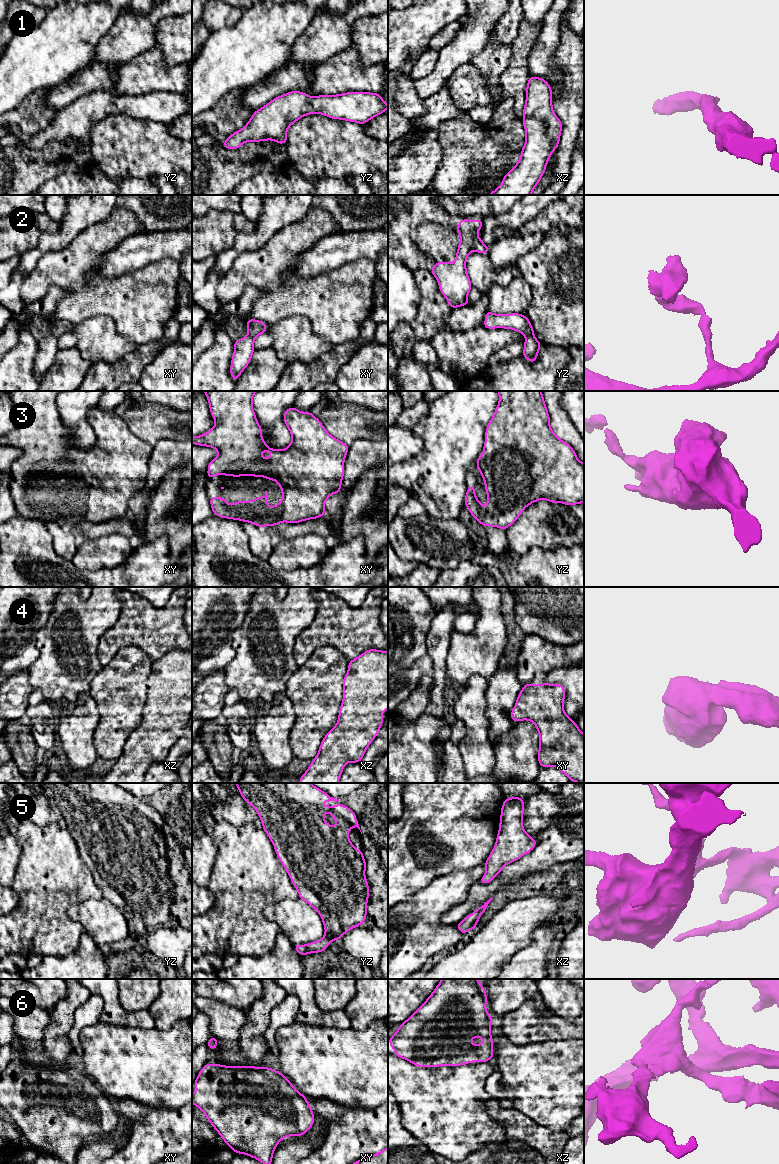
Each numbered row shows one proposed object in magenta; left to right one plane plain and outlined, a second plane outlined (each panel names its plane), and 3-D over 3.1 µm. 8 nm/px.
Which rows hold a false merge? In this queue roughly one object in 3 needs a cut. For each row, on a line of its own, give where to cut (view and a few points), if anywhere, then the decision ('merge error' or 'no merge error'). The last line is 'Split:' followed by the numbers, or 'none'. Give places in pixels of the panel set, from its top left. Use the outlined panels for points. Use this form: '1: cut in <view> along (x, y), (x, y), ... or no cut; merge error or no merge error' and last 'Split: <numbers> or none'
1: no cut; no merge error
2: cut in yz along (532, 334), (526, 337); merge error
3: no cut; no merge error
4: no cut; no merge error
5: no cut; no merge error
6: no cut; no merge error
Split: 2

